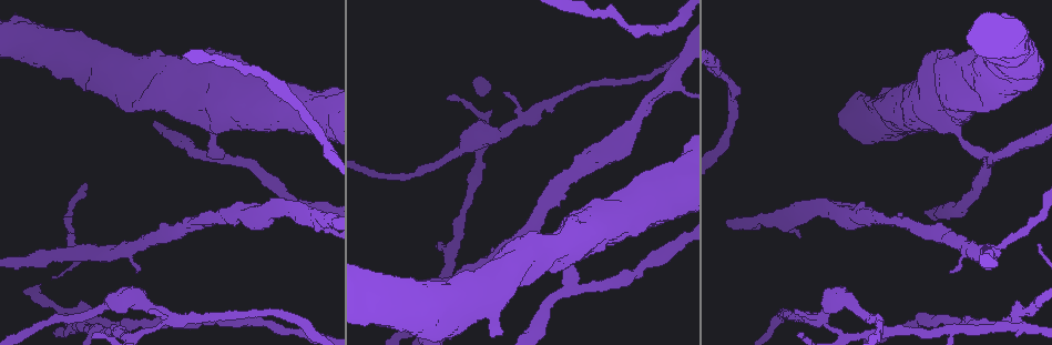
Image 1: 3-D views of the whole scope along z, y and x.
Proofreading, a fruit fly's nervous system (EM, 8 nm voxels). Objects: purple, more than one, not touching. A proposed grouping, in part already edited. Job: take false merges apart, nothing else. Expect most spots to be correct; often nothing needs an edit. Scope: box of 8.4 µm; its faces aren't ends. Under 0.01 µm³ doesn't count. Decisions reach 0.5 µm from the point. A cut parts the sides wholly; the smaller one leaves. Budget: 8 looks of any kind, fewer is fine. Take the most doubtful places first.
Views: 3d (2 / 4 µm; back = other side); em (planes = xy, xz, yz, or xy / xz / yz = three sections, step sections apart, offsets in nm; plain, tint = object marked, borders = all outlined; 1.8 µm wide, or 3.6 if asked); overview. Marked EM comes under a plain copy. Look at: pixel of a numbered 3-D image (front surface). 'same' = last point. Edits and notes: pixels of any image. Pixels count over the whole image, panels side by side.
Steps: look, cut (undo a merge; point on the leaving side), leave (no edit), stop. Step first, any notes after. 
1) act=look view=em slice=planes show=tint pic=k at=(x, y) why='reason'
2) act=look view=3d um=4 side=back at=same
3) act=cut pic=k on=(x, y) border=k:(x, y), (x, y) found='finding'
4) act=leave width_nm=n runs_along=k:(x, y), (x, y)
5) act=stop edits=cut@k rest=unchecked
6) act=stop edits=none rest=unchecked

act=look view=3d um=2 pic=1 at=(826, 316) why='side arm on a straight run'

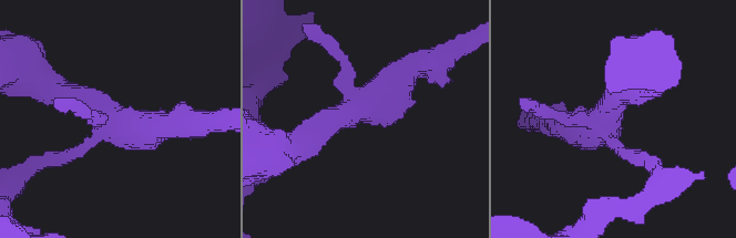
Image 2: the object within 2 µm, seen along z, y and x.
act=look view=em slice=xz step=4 show=tint pic=2 at=(347, 115)

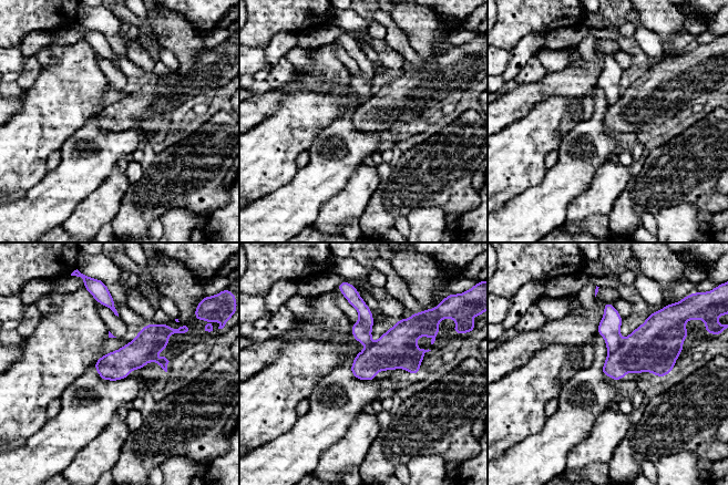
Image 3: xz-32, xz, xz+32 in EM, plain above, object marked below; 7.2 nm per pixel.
act=look view=em slice=planes show=tint at=same why='another direction'

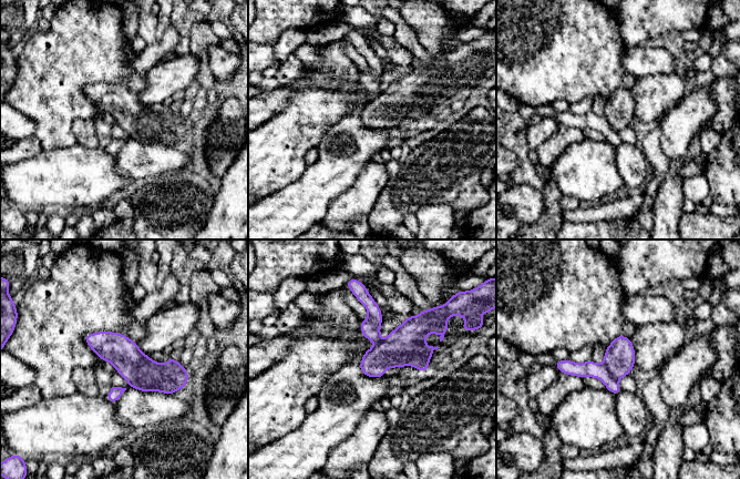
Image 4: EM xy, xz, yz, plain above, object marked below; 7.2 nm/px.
act=cut pic=4 on=(619, 356) part_leaving=4:(88, 337), (145, 375), (185, 380) found='two cells meet here'

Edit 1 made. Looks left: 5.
act=look view=overview

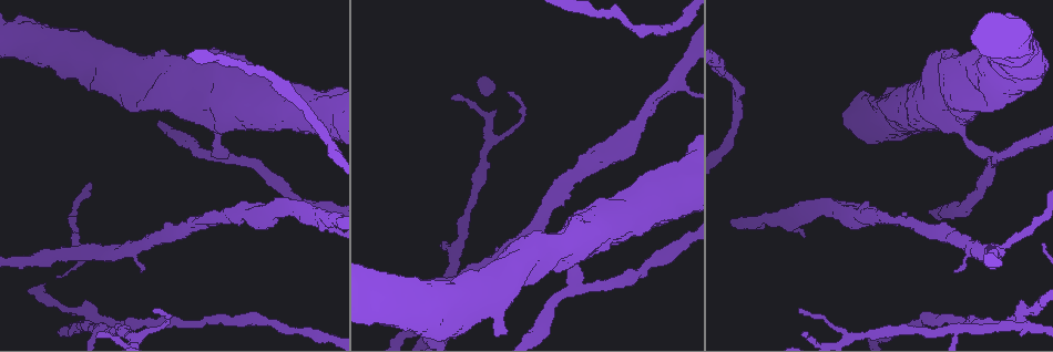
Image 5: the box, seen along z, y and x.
act=look view=3d um=4 pic=5 at=(987, 151)

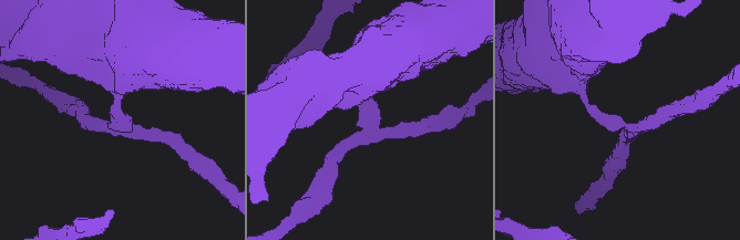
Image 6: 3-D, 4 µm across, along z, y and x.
act=look view=em slice=xy step=16 show=tint pic=6 at=(368, 122) arms=3 arm_widths_nm=190,220,240

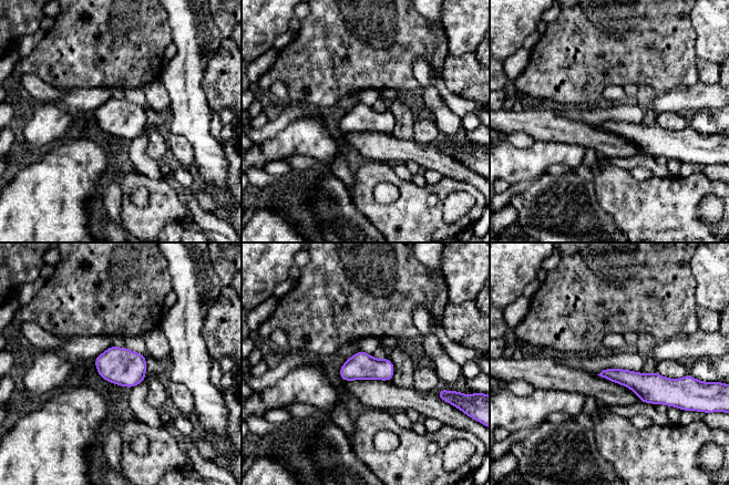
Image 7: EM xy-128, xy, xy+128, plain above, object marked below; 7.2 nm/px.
act=look view=em slice=planes show=tint at=same why='cut it another way'

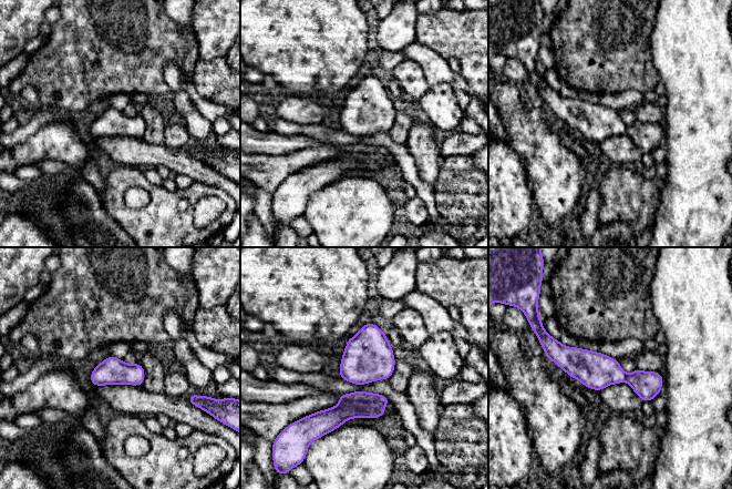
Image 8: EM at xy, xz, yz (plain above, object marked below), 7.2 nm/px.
act=cut pic=8 on=(647, 385) part_leaving=8:(385, 400), (316, 416) found='a second cell is stuck on'

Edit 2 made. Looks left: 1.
act=stop edits=cut@4,cut@8 rest=unchecked

